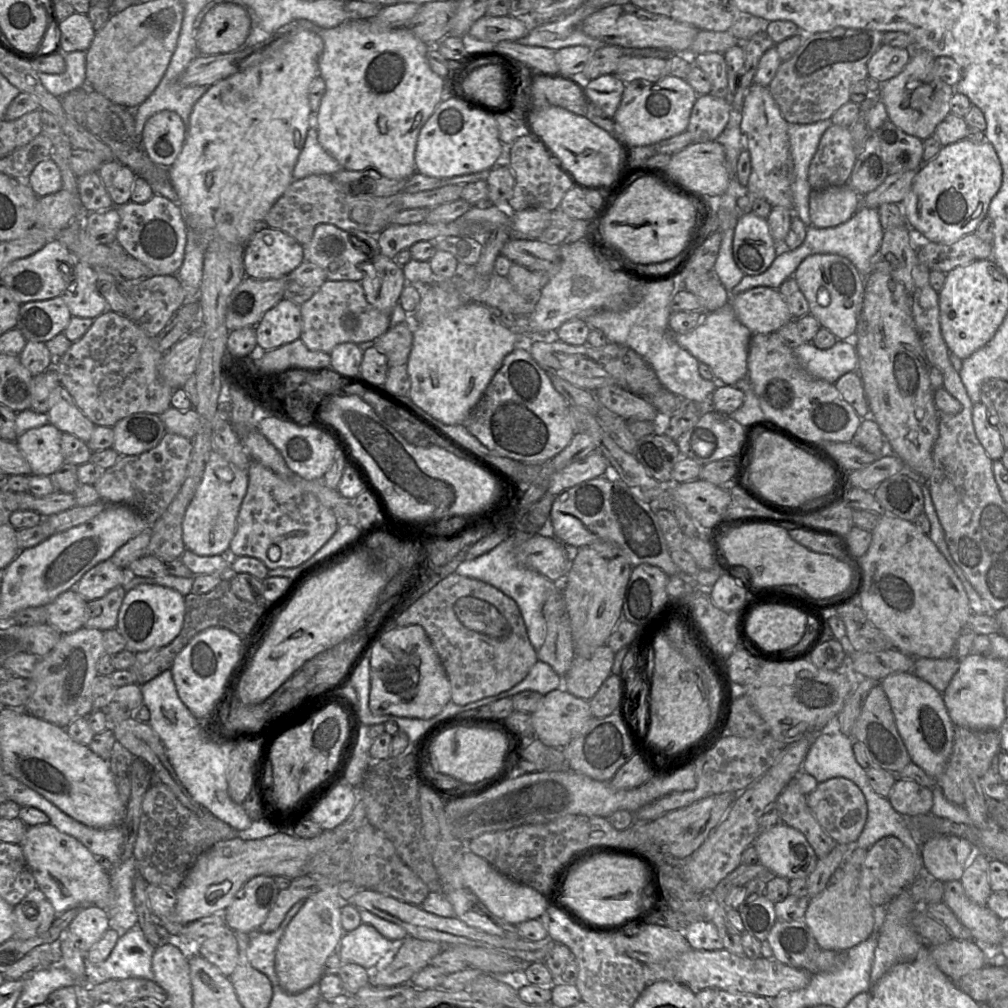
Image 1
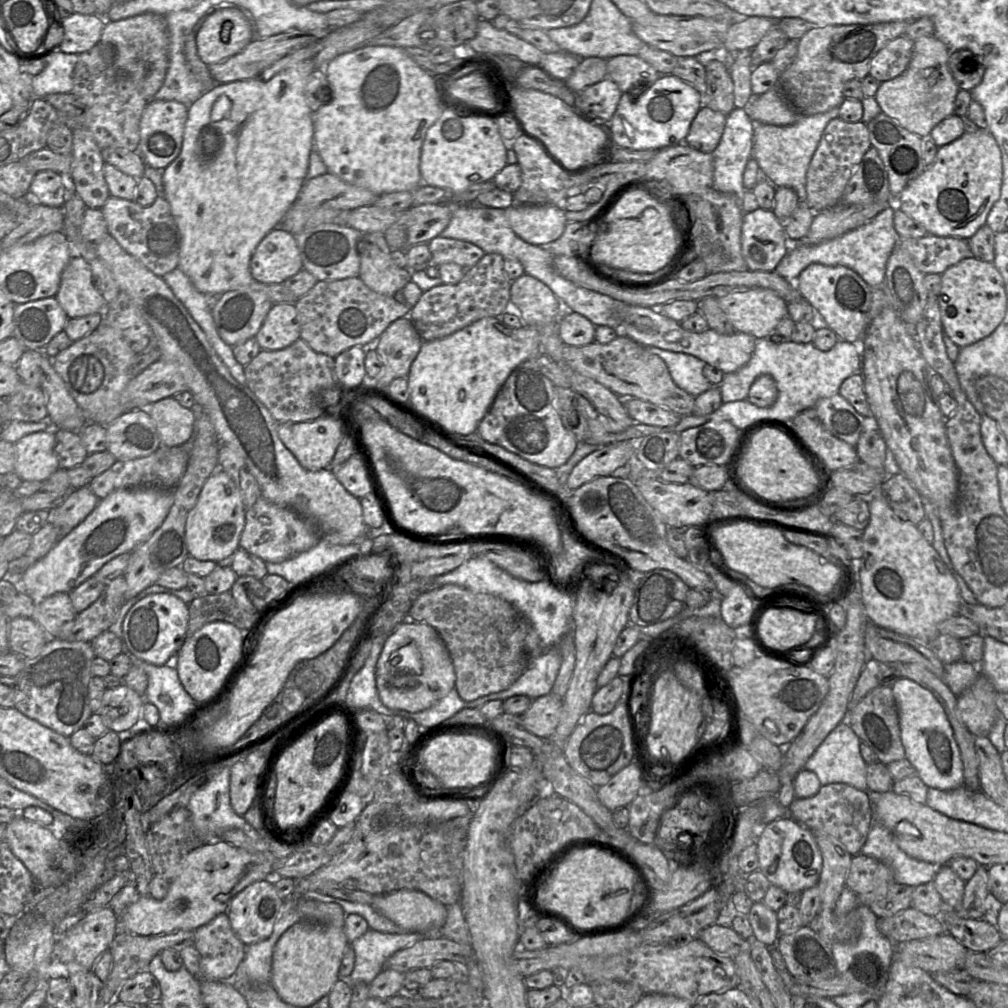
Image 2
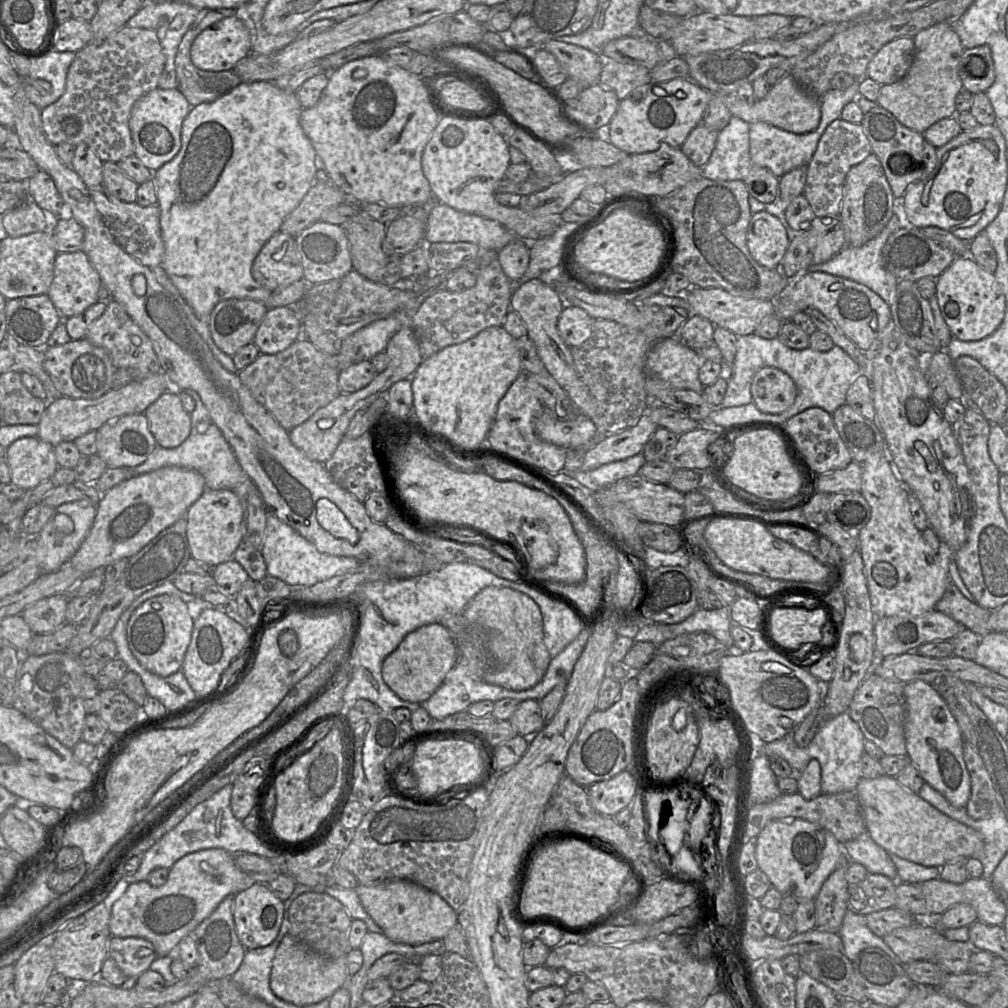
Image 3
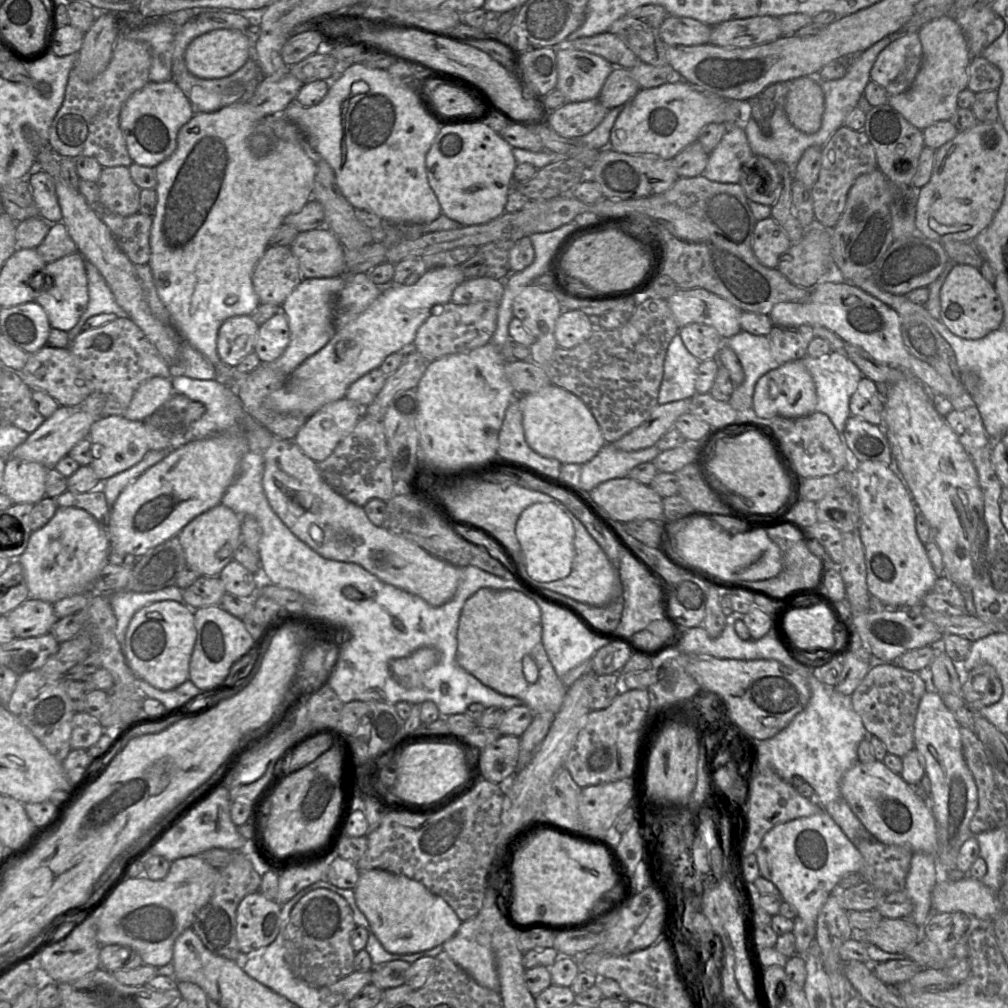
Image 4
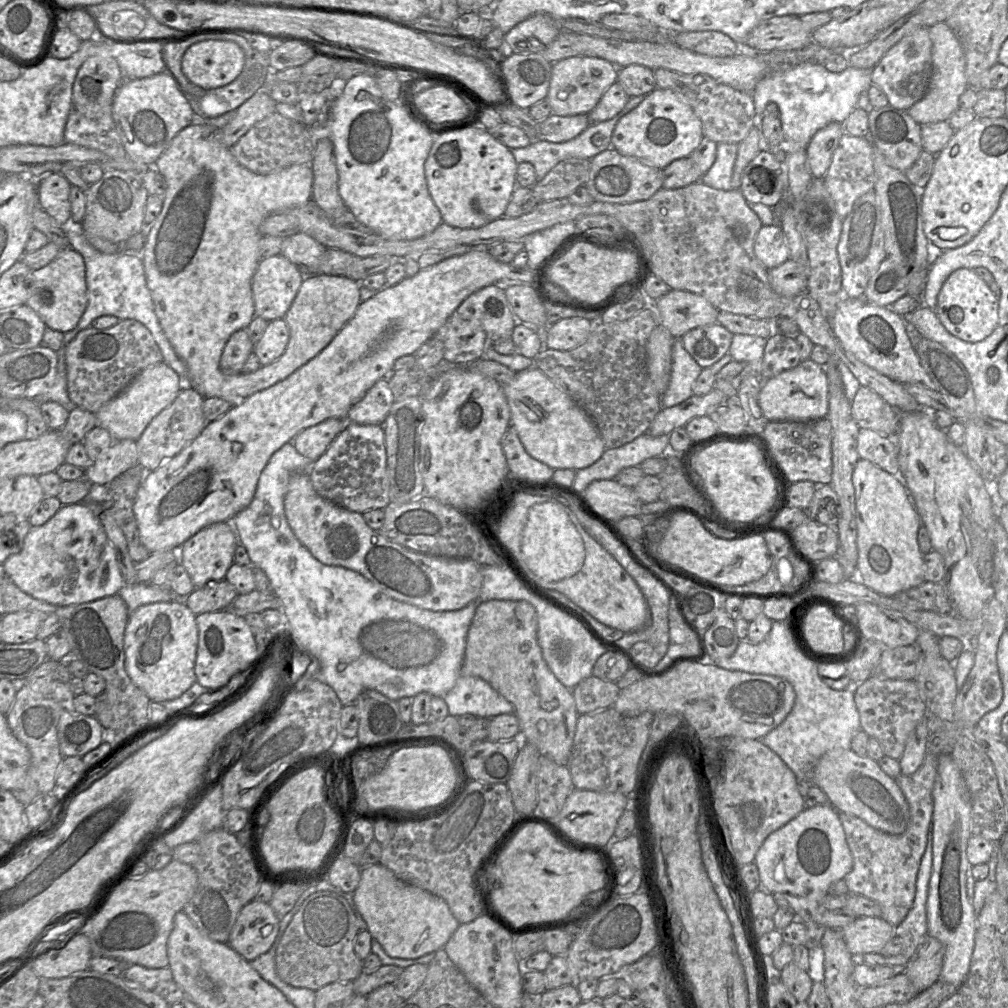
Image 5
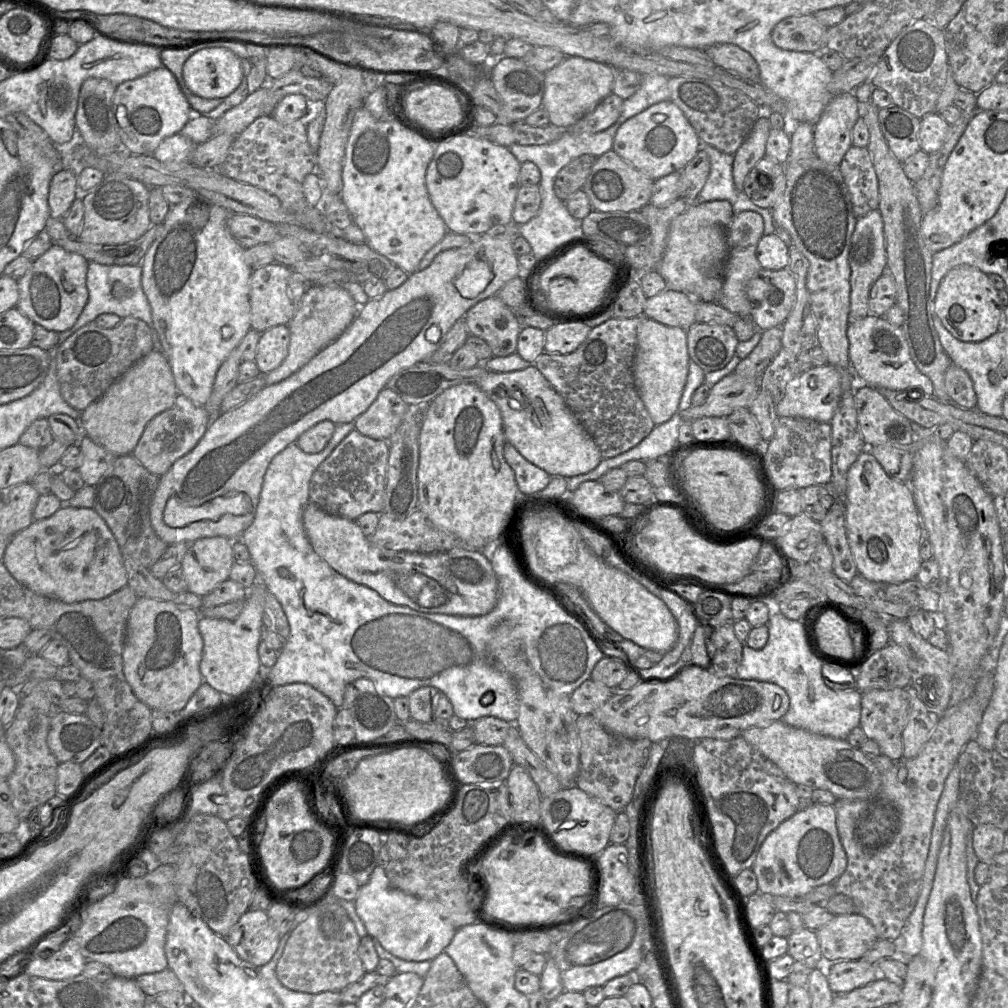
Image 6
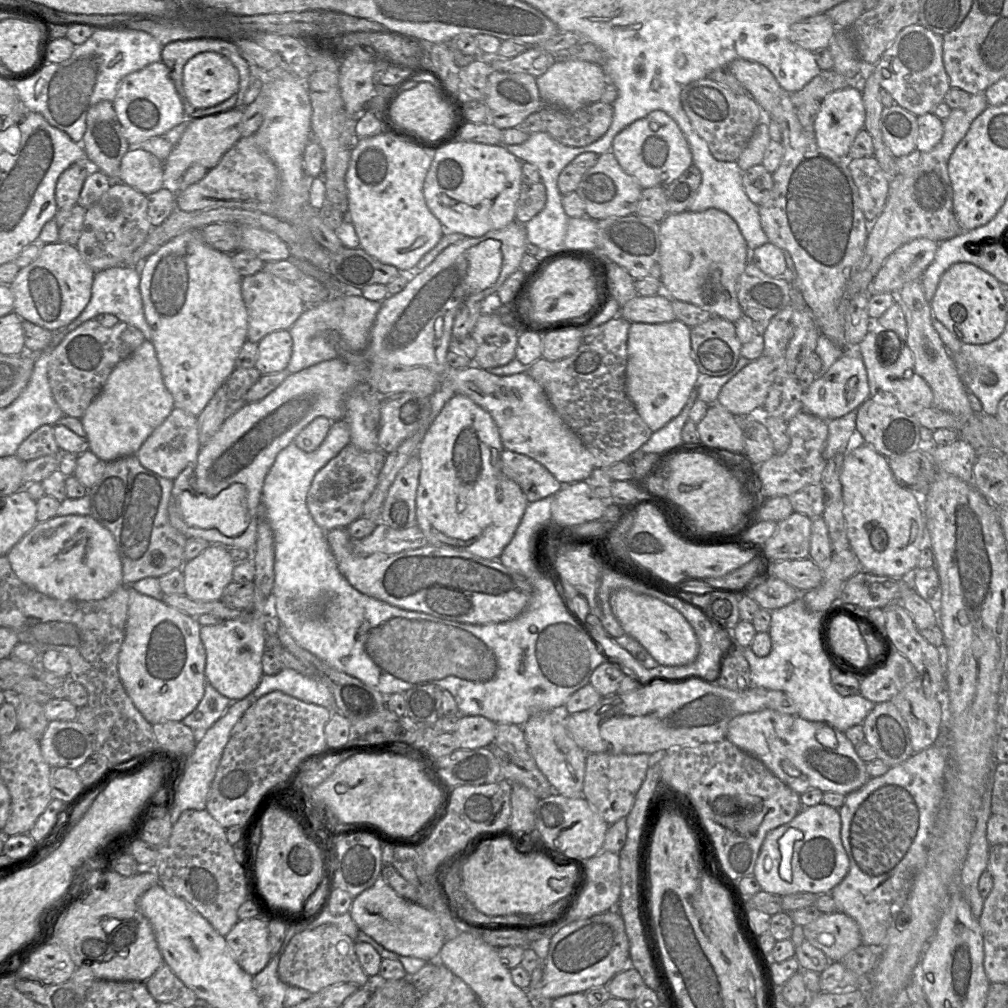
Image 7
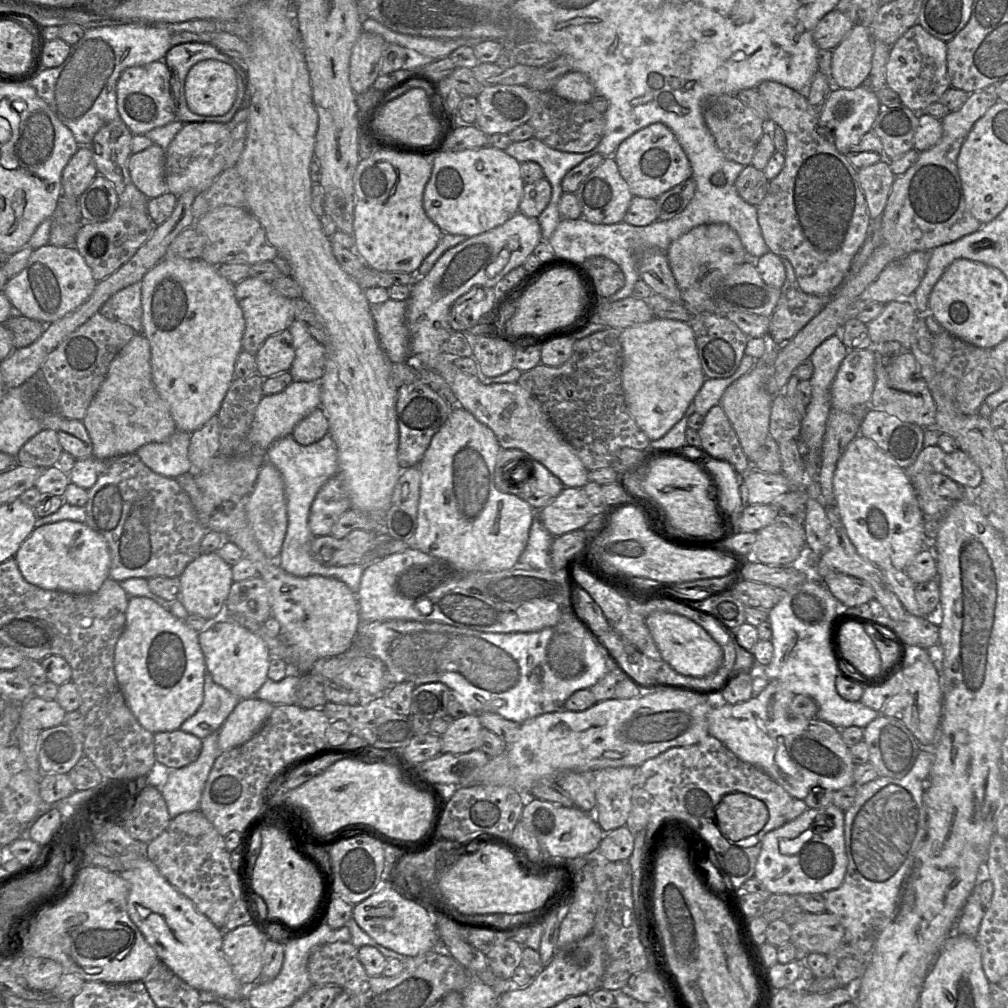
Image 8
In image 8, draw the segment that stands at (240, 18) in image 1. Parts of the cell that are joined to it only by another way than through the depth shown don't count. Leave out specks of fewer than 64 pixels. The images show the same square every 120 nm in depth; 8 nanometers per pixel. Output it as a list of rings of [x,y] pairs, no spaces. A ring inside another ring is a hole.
[[[216,59],[203,60],[189,70],[184,84],[190,111],[204,116],[220,116],[232,107],[238,92],[235,69]]]

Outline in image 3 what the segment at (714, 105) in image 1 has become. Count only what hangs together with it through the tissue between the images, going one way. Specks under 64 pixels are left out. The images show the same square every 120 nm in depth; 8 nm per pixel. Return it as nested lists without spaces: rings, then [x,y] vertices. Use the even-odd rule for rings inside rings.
[[[700,123],[690,132],[680,149],[694,165],[703,168],[715,147],[718,133]]]

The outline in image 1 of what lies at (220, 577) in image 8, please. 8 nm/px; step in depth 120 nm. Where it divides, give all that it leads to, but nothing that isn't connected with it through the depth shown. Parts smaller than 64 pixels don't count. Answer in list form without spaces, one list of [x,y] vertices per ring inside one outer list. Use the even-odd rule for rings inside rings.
[[[212,450],[203,477],[188,505],[182,522],[186,549],[200,556],[219,555],[229,550],[236,520],[248,489],[248,472],[225,460]]]

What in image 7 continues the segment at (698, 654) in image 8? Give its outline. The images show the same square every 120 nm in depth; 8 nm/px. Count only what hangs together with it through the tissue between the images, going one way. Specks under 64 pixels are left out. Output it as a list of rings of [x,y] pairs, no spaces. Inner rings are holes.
[[[619,589],[610,596],[611,610],[625,634],[637,640],[660,665],[683,666],[695,661],[699,642],[686,618],[667,603],[628,589]]]

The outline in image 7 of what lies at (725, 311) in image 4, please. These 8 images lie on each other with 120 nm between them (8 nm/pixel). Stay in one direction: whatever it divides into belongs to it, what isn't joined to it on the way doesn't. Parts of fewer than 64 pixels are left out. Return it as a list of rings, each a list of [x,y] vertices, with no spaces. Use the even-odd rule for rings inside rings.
[[[664,292],[654,296],[635,296],[622,308],[619,315],[630,323],[659,324],[675,320],[672,299]]]

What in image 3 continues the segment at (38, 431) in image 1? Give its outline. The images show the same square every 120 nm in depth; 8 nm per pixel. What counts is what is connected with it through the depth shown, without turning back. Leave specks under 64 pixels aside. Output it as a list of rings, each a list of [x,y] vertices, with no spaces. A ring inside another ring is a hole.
[[[23,437],[6,450],[12,483],[25,491],[48,481],[59,467],[55,447],[38,437]]]

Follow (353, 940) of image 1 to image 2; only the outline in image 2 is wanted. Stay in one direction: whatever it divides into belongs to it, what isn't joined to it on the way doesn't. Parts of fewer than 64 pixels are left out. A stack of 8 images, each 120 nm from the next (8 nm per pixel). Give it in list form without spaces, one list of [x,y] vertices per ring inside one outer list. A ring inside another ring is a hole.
[[[369,929],[350,943],[355,952],[355,966],[351,975],[342,980],[347,981],[351,987],[360,982],[370,985],[384,969],[384,964],[390,956],[424,938],[424,934],[416,932],[390,934]]]

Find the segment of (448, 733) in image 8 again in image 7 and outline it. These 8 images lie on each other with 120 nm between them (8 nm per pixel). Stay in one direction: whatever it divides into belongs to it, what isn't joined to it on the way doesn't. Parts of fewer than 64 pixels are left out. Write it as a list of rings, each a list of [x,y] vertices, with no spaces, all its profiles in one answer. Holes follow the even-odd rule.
[[[461,716],[453,733],[459,749],[477,749],[494,743],[497,724],[484,716]]]

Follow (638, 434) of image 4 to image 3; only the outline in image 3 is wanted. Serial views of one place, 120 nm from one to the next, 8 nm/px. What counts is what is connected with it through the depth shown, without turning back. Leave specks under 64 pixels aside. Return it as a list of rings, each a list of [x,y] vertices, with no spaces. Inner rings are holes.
[[[643,413],[632,427],[606,437],[588,450],[583,458],[582,471],[591,472],[598,467],[639,454],[652,434],[659,428],[648,413]]]

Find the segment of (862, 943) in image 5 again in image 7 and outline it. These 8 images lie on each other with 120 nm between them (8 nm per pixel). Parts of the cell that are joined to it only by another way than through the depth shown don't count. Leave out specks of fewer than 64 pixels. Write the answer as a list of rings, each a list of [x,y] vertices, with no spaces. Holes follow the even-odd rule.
[[[840,911],[821,914],[816,920],[803,926],[803,933],[805,940],[821,950],[830,962],[839,962],[862,944],[858,924]]]

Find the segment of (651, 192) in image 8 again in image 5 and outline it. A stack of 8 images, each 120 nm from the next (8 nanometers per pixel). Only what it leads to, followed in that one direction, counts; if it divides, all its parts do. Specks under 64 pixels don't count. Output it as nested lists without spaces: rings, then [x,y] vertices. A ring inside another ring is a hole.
[[[656,88],[647,94],[636,108],[617,122],[612,133],[611,143],[621,155],[637,158],[646,164],[663,170],[674,160],[690,156],[703,137],[701,121],[692,108],[673,91]]]

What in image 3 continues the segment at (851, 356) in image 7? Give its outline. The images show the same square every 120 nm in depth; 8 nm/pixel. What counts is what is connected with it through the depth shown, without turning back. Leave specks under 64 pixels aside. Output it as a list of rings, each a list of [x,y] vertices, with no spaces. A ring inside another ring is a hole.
[[[764,367],[752,380],[751,394],[763,413],[779,414],[790,408],[797,396],[792,378],[775,367]]]

